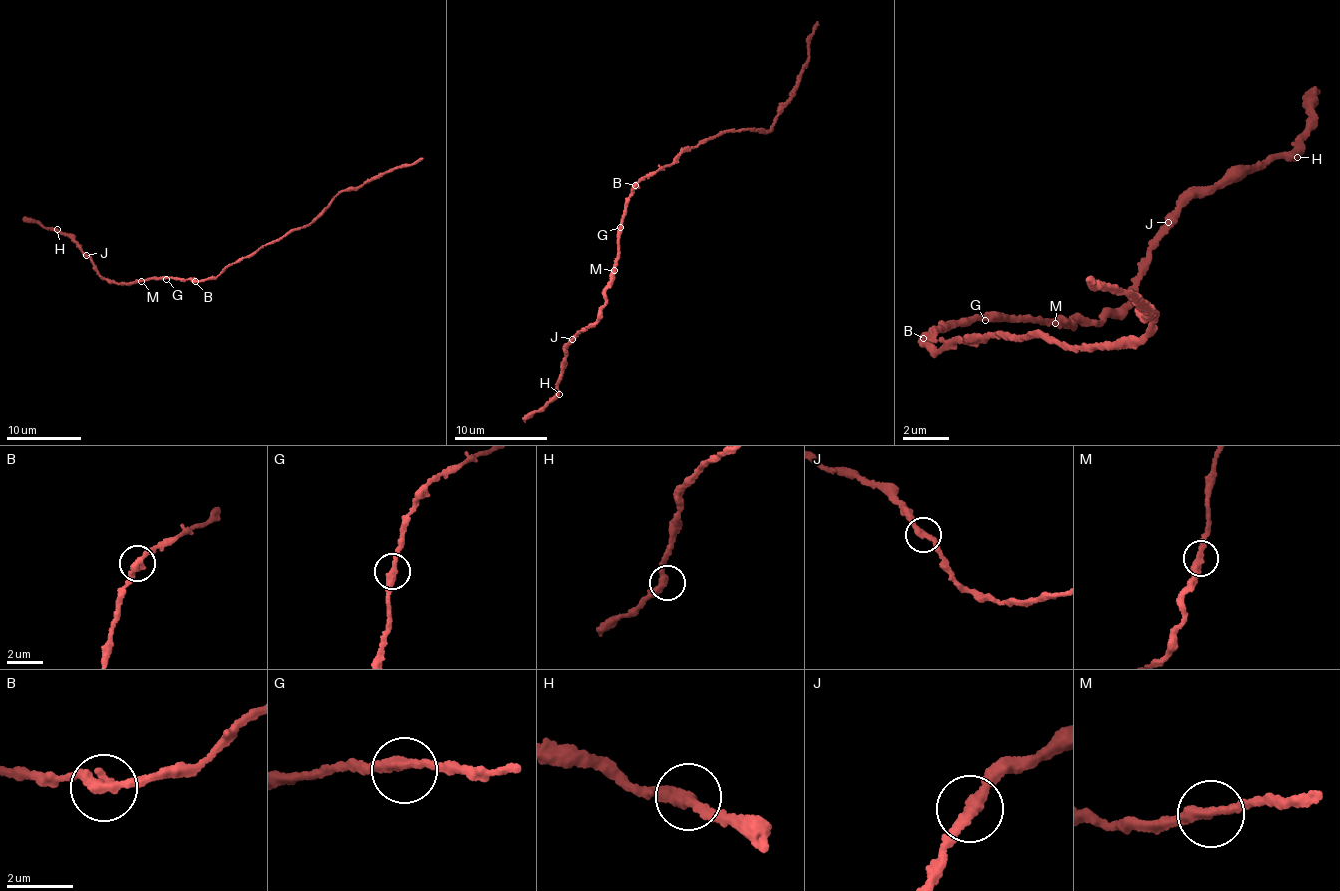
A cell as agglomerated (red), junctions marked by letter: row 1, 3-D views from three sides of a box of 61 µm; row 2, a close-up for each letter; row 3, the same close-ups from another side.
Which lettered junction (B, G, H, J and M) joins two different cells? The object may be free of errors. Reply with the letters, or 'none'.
none

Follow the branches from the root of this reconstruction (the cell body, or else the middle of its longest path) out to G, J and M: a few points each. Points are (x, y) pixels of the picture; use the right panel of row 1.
G: (937, 351), (921, 340), (923, 337), (931, 339), (942, 324), (970, 322), (980, 315), (985, 320)
J: (937, 351), (921, 340), (942, 324), (975, 316), (1055, 323), (1123, 310), (1168, 222)
M: (937, 351), (921, 340), (942, 324), (975, 316), (1055, 323)

